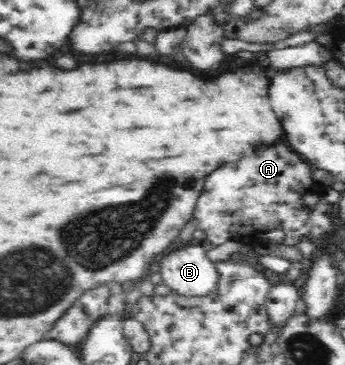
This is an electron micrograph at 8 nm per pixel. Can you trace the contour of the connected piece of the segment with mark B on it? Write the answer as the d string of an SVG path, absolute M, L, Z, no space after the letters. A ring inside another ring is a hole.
M185 245L164 253L154 268L155 279L185 296L202 296L218 282L214 263L199 245Z

